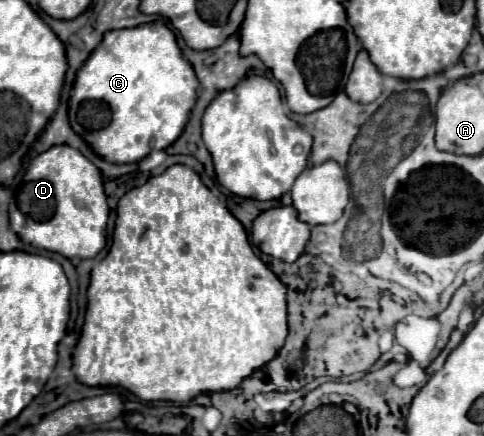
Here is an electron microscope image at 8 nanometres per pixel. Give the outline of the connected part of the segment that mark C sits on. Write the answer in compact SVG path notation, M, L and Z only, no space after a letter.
M149 22L139 28L105 32L103 42L77 72L69 100L71 128L93 148L97 156L113 164L139 162L153 150L165 150L183 132L197 100L199 80L175 42L175 34L163 22Z

